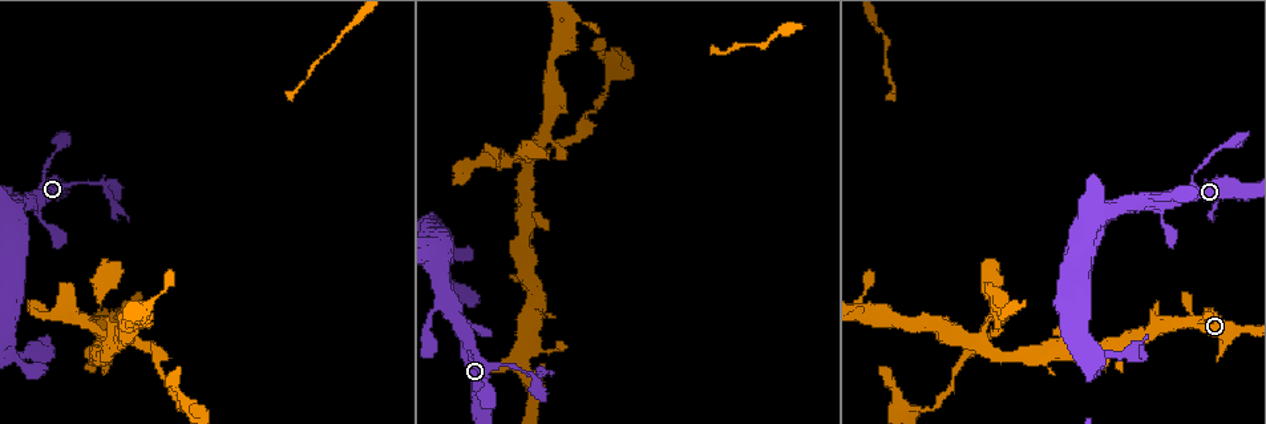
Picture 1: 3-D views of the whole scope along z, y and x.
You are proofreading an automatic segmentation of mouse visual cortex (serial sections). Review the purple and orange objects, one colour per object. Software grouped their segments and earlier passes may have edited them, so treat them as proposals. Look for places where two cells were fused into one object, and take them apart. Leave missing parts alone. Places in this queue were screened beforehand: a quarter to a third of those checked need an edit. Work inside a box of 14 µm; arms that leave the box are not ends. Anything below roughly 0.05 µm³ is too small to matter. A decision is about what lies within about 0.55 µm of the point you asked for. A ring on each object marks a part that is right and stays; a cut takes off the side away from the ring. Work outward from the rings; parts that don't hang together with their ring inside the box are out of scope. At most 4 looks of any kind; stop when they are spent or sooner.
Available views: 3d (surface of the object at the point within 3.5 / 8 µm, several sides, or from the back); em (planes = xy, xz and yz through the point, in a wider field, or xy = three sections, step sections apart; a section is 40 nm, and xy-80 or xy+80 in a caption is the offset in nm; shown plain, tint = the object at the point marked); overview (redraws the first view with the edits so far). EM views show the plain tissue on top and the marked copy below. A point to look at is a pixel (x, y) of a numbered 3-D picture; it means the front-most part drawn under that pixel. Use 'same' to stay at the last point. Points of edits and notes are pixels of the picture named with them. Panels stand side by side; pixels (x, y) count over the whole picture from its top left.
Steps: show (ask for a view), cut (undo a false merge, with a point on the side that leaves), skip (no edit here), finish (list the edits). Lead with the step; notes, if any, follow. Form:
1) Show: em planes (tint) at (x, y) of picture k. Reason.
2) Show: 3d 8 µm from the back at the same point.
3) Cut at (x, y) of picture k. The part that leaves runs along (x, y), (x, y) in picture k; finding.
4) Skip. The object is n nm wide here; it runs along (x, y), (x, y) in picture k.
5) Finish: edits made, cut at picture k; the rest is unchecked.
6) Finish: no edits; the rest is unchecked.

Show: 3d 3.5 µm at (101, 185) of picture 1. A fork.

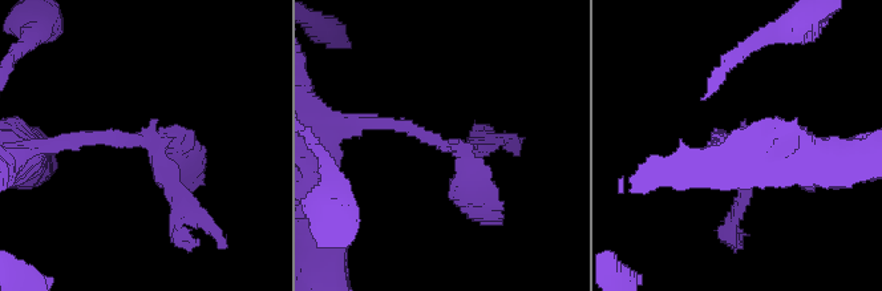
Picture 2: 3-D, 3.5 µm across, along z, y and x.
Show: em xy step 5 (tint) at (445, 147) of picture 2. Need the tissue.

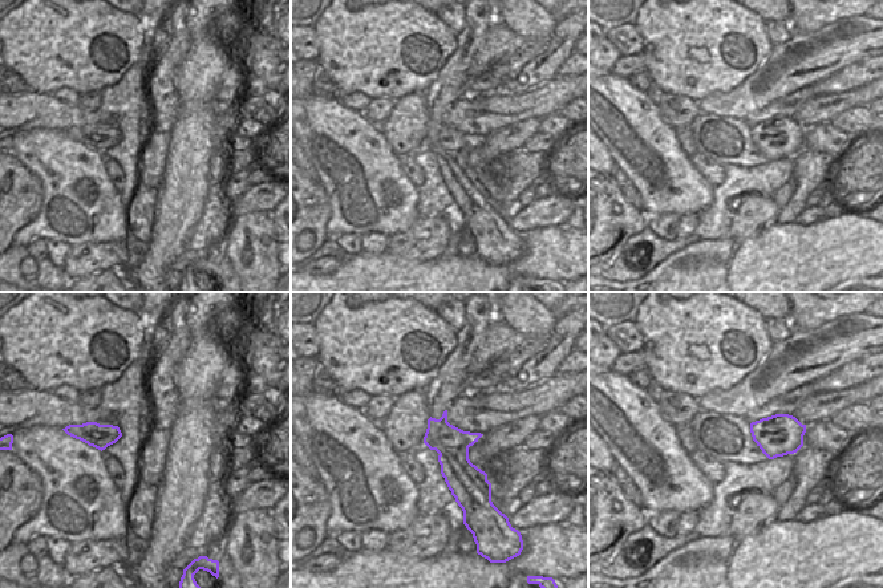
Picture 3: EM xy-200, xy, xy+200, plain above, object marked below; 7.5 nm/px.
Cut at (740, 199) of picture 2. A border runs along (468, 447), (440, 455) in picture 3; two cells meet here.

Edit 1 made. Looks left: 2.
Show: 3d 3.5 µm from the back at (36, 352) of picture 1. Narrows sharply.

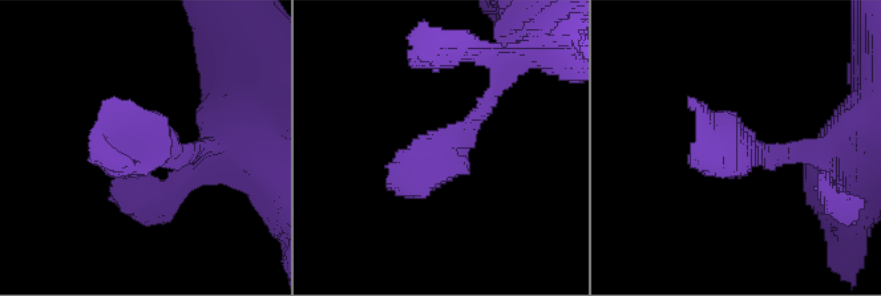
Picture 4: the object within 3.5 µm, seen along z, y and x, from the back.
Show: em xy step 2 (tint) at (144, 150) of picture 4.

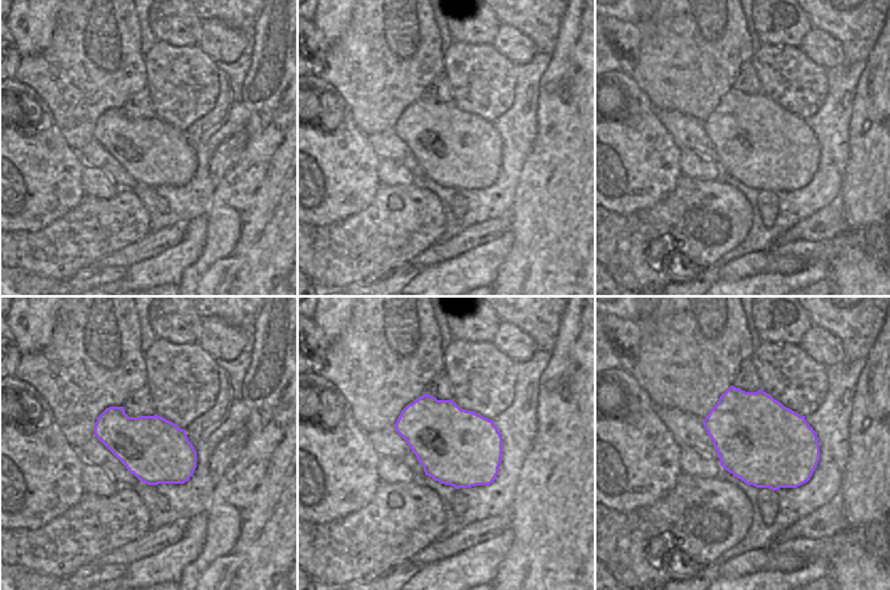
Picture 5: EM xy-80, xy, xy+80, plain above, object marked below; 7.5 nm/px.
Skip. It runs along (501, 81), (396, 187) in picture 4; all the same cell.

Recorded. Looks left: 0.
Finish: edits made, cut at picture 2; the rest is unchecked.

